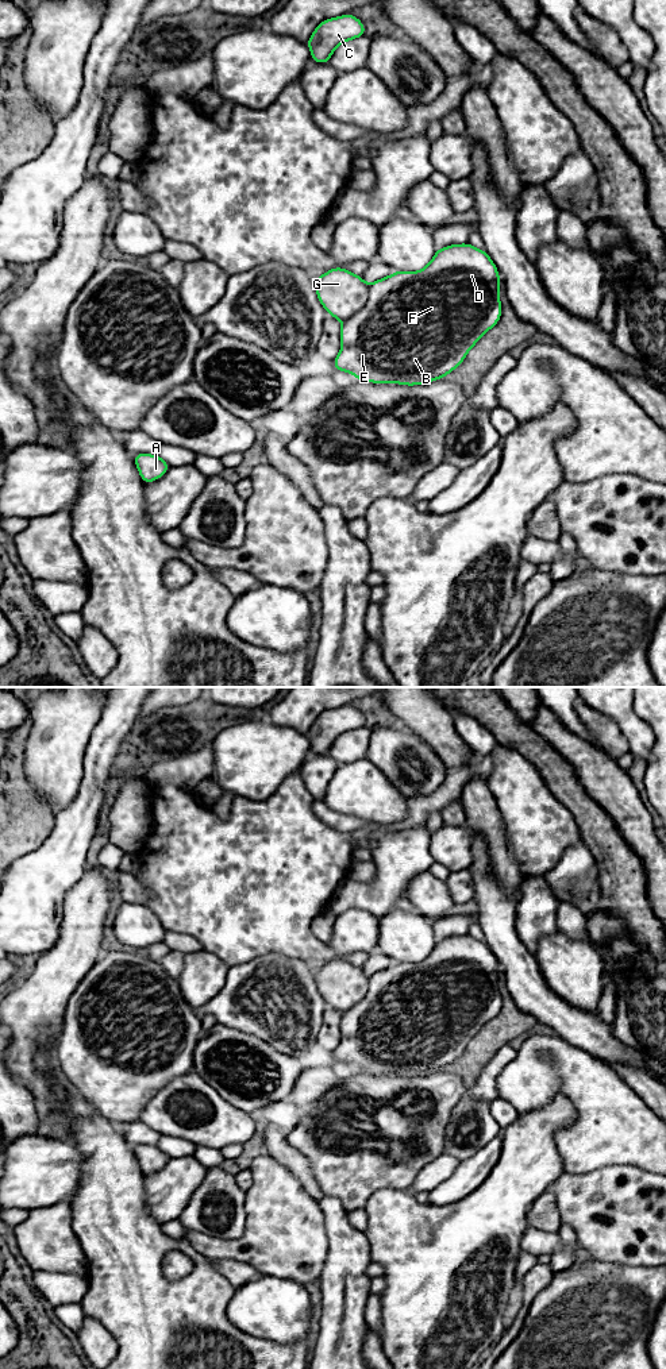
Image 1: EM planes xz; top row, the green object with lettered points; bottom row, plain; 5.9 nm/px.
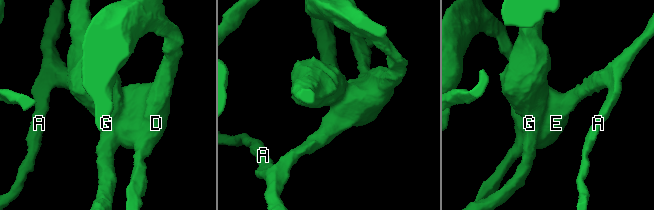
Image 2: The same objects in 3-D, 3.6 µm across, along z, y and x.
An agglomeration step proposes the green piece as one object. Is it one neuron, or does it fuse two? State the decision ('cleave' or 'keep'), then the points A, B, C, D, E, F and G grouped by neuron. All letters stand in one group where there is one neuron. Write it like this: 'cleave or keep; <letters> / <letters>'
keep; A B C D E F G

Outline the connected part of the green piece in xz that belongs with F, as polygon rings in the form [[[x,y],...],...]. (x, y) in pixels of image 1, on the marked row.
[[[470,243],[438,248],[431,262],[420,271],[401,271],[367,285],[361,275],[334,267],[315,278],[317,300],[342,321],[342,347],[332,360],[336,371],[351,373],[357,379],[372,383],[426,385],[446,378],[466,358],[477,342],[501,319],[498,270],[485,250]]]

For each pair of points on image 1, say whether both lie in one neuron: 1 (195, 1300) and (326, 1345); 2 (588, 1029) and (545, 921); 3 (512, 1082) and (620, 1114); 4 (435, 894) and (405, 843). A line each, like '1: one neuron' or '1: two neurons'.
1: two neurons
2: two neurons
3: one neuron
4: two neurons

